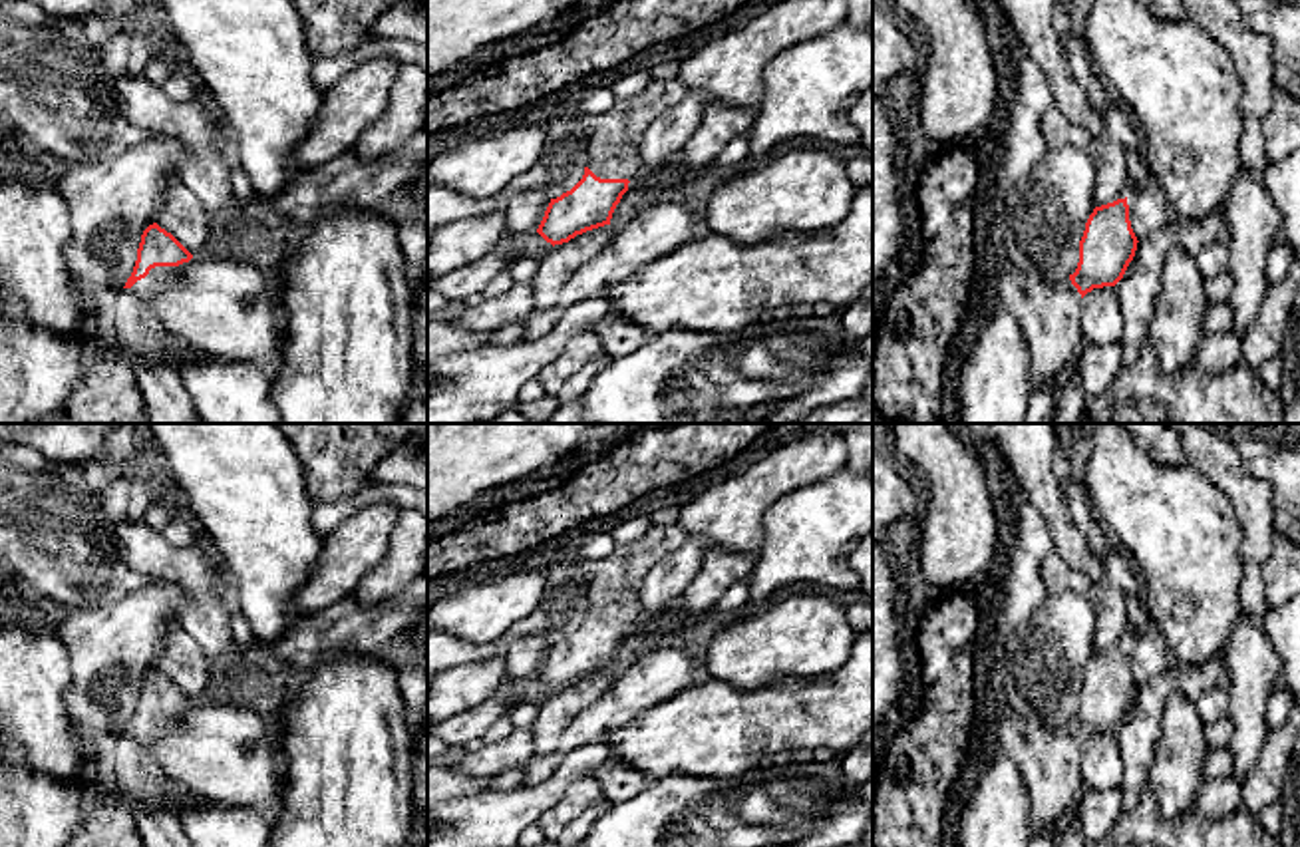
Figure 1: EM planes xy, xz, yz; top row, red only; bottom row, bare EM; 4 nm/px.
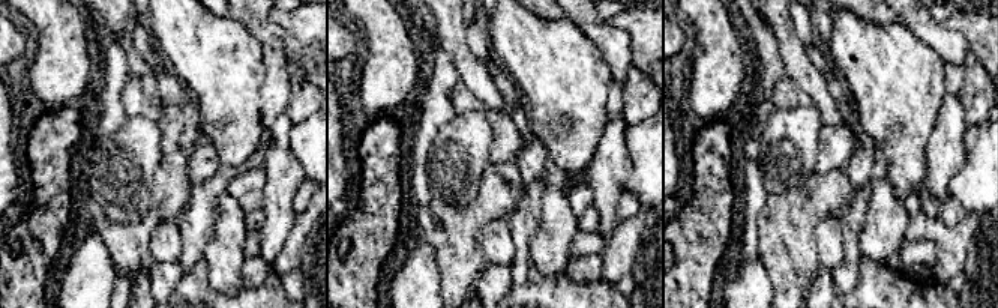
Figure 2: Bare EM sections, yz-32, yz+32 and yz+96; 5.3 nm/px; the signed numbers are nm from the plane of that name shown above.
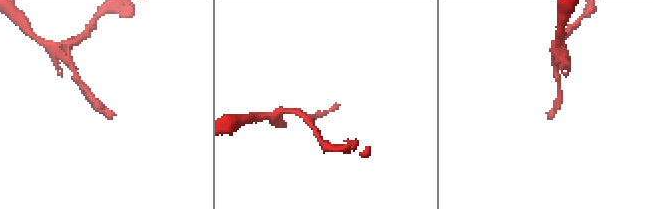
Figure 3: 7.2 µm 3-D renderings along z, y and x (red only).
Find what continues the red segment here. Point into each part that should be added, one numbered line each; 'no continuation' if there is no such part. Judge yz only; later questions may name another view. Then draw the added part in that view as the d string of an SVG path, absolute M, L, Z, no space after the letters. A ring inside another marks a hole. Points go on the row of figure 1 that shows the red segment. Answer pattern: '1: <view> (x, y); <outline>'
1: yz (1048, 311); M1006 264L998 276L998 306L1022 326L1030 352L1030 388L1056 384L1085 346L1077 288L1069 278L1052 280Z

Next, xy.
1: xy (138, 333); M185 264L155 266L145 278L117 294L115 342L133 364L169 364L177 368L185 360L203 358L163 330L151 308L151 300L157 294L181 284L181 268Z

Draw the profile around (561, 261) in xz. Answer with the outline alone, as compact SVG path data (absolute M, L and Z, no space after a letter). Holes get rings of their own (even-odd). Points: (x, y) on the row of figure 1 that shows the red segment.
M604 225L569 243L555 245L539 258L539 270L531 282L537 310L551 310L561 302L561 292L570 274L598 254L612 239L614 227Z

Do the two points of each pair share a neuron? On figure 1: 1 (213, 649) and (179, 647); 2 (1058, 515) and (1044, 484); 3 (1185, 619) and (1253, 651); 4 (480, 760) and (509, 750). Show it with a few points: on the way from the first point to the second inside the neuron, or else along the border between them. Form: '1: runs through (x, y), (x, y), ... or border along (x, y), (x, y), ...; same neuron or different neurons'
1: border along (179, 625), (215, 671); different neurons
2: runs through (1054, 508), (1044, 492); same neuron
3: border along (1243, 611), (1223, 649); different neurons
4: runs through (487, 760), (501, 756); same neuron

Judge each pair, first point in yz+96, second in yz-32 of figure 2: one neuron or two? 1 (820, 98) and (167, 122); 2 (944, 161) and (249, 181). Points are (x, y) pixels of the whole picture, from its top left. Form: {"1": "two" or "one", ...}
{"1": "two", "2": "two"}

